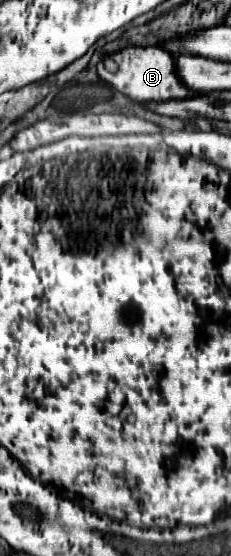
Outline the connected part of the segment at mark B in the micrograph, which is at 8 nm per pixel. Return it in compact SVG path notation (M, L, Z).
M130 48L130 50L122 50L122 52L112 54L112 58L118 64L118 72L116 74L108 72L104 68L104 64L100 62L98 76L136 102L188 100L188 98L196 98L196 94L198 94L198 92L184 86L184 82L176 74L176 58L172 56L172 52L168 52L164 48Z

